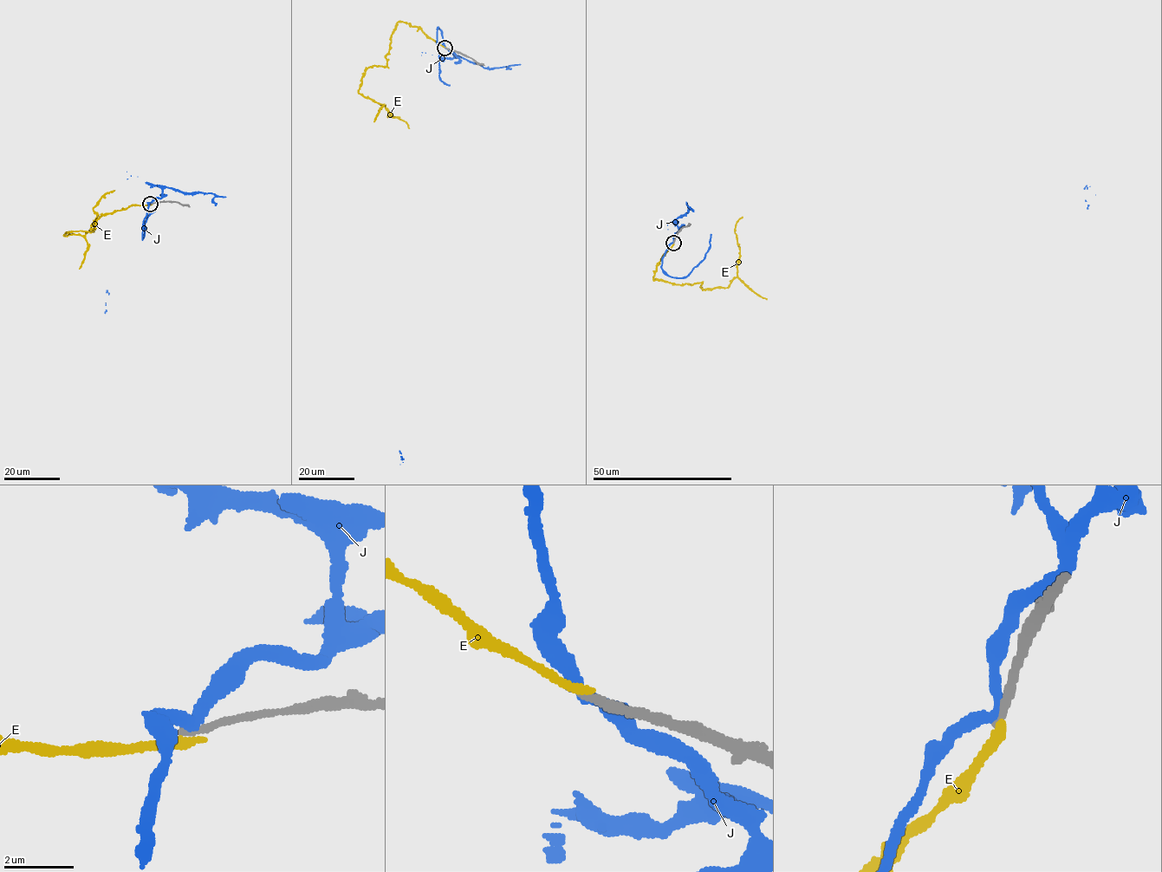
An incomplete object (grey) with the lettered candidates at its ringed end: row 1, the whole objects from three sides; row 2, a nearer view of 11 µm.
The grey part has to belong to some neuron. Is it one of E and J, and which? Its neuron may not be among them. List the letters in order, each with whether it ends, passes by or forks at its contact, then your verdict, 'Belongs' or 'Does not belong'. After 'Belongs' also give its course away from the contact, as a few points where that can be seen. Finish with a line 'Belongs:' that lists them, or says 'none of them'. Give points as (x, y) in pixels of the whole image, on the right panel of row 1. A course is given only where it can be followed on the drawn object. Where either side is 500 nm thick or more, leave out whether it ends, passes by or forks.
E: It ends there. Does not belong
J: It passes by. Does not belong
Belongs: none of them

